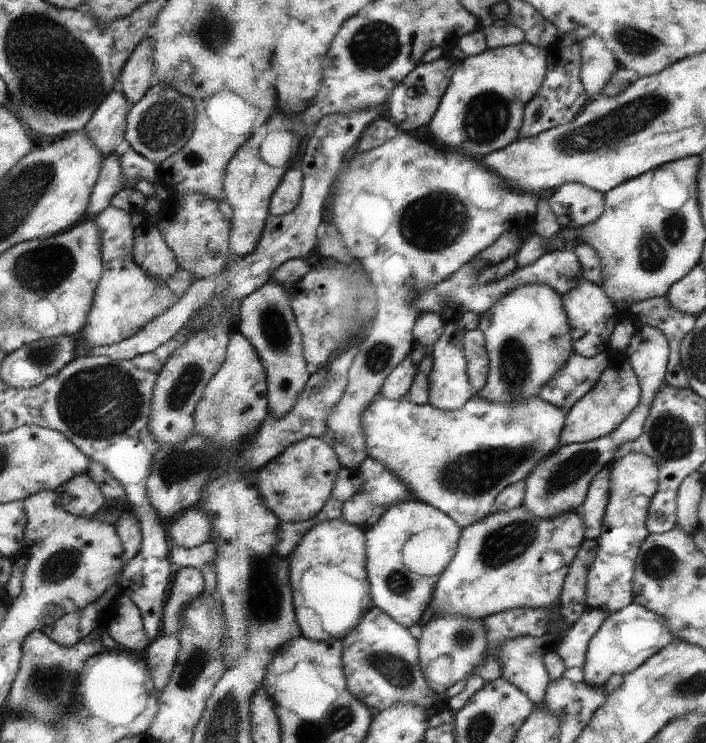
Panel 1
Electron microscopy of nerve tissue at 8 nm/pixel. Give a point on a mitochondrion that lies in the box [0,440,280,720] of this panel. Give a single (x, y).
(50, 684)

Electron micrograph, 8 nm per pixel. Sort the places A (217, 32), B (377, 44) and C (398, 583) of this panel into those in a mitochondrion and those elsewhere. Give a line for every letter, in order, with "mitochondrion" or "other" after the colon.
A: mitochondrion
B: mitochondrion
C: mitochondrion

